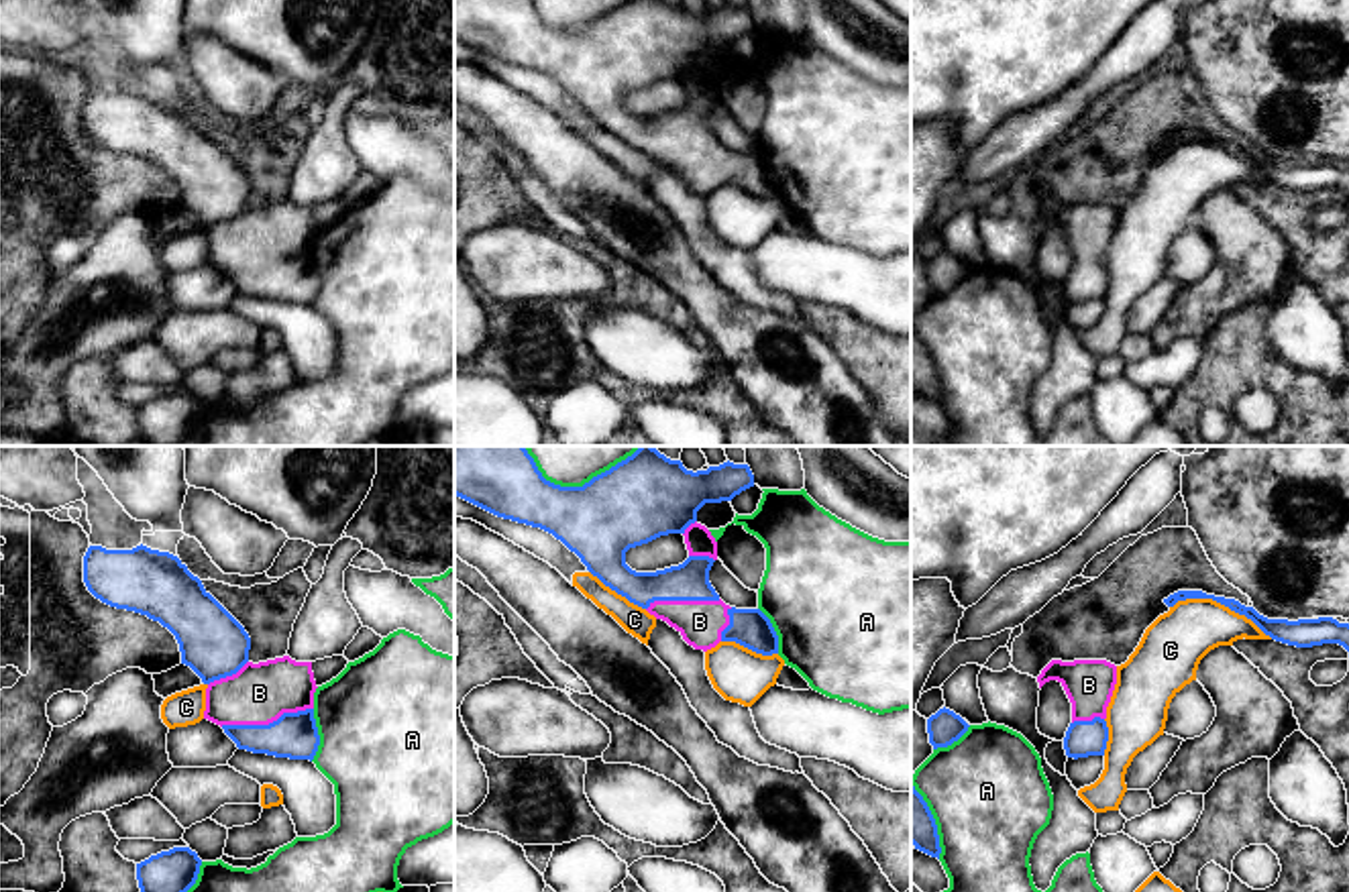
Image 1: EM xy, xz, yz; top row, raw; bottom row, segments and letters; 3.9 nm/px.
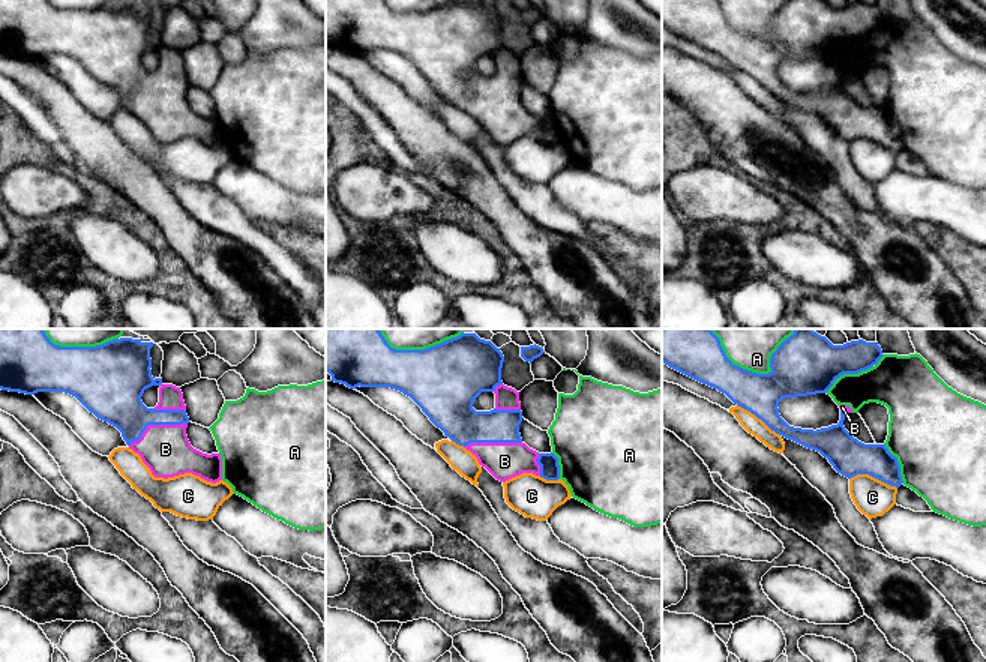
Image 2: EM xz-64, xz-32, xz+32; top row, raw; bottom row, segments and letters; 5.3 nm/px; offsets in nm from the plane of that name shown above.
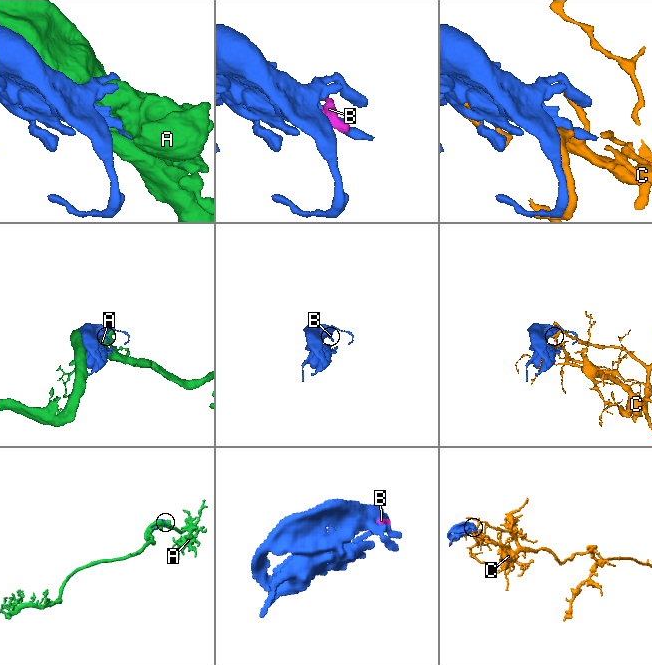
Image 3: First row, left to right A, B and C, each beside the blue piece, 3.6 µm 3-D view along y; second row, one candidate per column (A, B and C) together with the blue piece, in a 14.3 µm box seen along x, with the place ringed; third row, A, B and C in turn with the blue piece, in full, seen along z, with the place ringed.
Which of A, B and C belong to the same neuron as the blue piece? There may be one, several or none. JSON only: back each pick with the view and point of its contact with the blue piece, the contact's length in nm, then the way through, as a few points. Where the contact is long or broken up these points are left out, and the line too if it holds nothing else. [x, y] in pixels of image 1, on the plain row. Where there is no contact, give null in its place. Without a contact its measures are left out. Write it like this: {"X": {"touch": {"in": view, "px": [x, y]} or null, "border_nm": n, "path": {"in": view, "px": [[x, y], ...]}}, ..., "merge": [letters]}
{"B": {"touch": {"in": "xy", "px": [265, 269]}, "border_nm": 380}, "merge": ["B"]}

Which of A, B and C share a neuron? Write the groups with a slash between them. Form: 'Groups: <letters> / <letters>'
Groups: A / B / C

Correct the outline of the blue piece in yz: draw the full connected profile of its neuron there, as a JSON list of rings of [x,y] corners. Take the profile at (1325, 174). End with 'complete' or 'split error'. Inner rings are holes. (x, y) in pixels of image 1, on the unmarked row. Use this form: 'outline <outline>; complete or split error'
outline [[[1178,134],[1164,143],[1168,151],[1174,151],[1178,145],[1186,143],[1212,143],[1231,155],[1245,159],[1251,163],[1265,179],[1276,185],[1296,189],[1296,191],[1312,191],[1323,187],[1339,187],[1349,196],[1349,167],[1339,167],[1333,161],[1318,161],[1318,163],[1267,163],[1259,159],[1253,151],[1245,151],[1235,143],[1206,138],[1202,134]]]; complete

